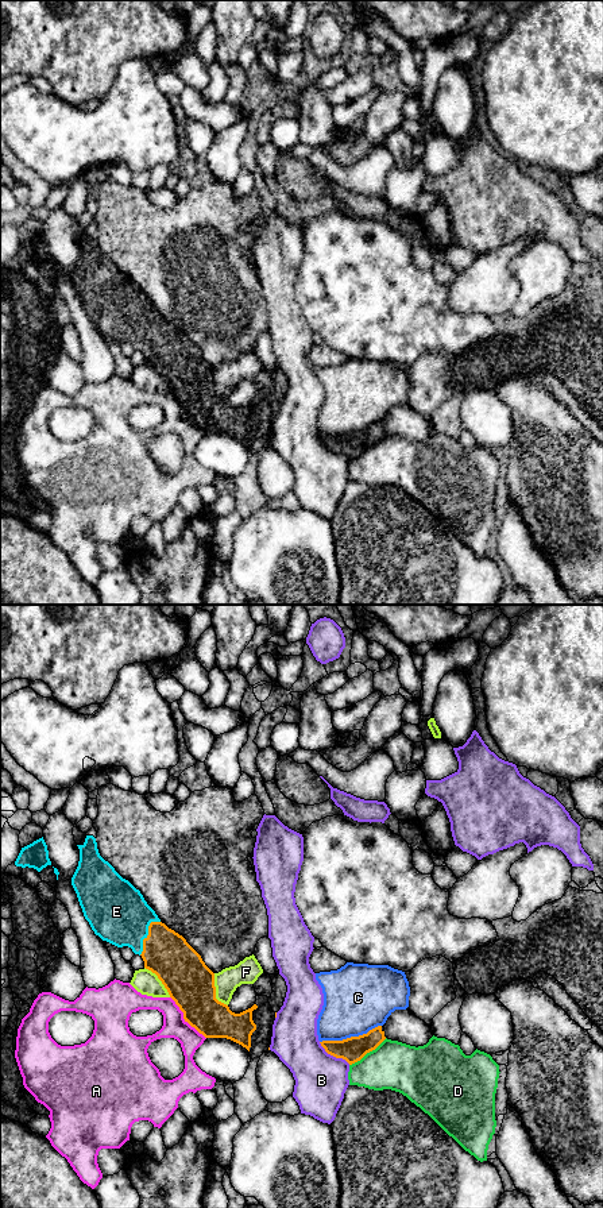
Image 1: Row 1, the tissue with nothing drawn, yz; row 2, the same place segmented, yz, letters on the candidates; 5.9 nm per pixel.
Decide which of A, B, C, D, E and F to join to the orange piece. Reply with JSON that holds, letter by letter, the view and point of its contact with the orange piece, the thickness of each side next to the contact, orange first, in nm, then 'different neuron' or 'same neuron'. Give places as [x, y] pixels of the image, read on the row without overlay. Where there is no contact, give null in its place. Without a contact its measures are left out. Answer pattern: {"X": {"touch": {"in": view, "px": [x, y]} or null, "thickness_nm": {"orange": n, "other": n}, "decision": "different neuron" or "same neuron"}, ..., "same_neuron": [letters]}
{"A": {"touch": {"in": "yz", "px": [184, 413]}, "thickness_nm": {"orange": 280, "other": 140}, "decision": "different neuron"}, "B": {"touch": {"in": "yz", "px": [333, 451]}, "thickness_nm": {"orange": 150, "other": 320}, "decision": "different neuron"}, "C": {"touch": {"in": "yz", "px": [351, 432]}, "thickness_nm": {"orange": 150, "other": 400}, "decision": "different neuron"}, "D": {"touch": {"in": "yz", "px": [367, 447]}, "thickness_nm": {"orange": 150, "other": 280}, "decision": "different neuron"}, "E": {"touch": {"in": "yz", "px": [149, 330]}, "thickness_nm": {"orange": 280, "other": 360}, "decision": "same neuron"}, "F": {"touch": {"in": "yz", "px": [215, 386]}, "thickness_nm": {"orange": 280, "other": 140}, "decision": "different neuron"}, "same_neuron": ["E"]}

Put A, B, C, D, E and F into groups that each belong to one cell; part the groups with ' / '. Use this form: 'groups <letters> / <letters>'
groups A / B / C / D / E / F

